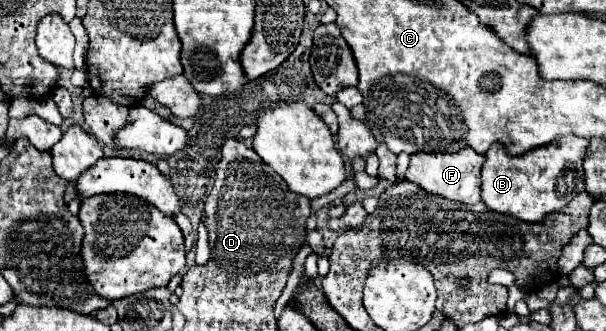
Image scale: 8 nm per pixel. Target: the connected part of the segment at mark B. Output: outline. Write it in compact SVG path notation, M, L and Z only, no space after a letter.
M578 136L558 138L534 148L524 156L510 156L502 144L492 144L482 168L482 202L500 214L516 216L524 222L542 222L554 210L564 208L576 194L584 192L584 154L590 140Z

